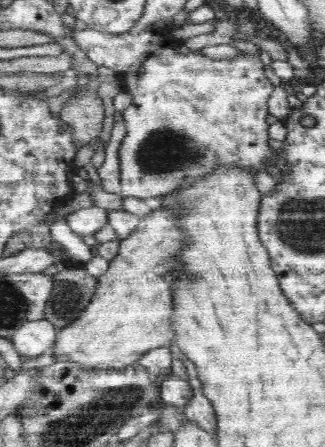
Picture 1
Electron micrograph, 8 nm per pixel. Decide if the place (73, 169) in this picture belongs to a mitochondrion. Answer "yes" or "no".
no

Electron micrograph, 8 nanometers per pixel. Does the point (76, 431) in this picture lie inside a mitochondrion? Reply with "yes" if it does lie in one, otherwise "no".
yes

